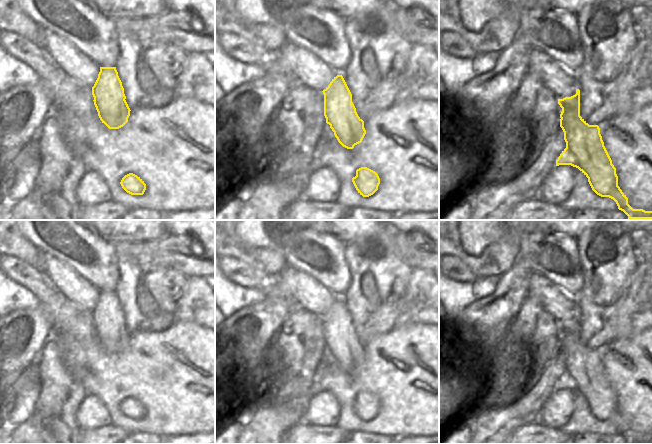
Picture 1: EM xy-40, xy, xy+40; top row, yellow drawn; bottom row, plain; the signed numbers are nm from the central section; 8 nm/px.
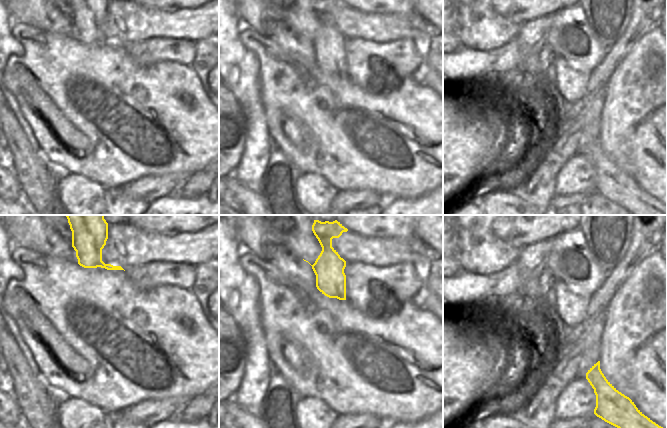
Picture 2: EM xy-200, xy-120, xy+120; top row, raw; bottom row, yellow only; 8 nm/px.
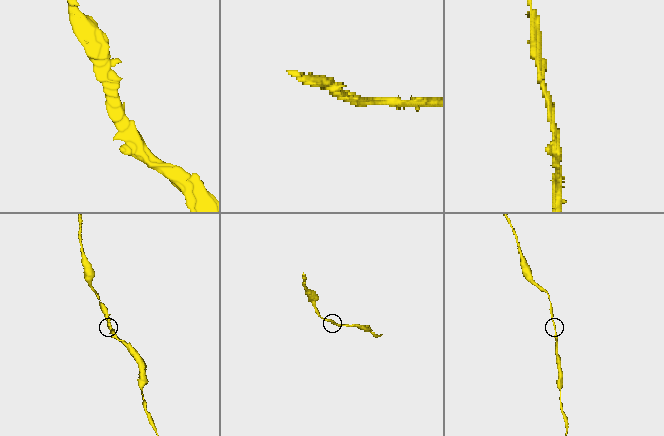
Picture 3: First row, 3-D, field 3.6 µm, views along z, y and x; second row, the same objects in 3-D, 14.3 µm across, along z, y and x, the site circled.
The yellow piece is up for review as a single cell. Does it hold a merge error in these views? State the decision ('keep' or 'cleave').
keep

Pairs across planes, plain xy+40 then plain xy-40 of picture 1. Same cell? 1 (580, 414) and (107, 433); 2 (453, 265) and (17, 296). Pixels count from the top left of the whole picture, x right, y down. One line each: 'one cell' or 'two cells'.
1: two cells
2: two cells

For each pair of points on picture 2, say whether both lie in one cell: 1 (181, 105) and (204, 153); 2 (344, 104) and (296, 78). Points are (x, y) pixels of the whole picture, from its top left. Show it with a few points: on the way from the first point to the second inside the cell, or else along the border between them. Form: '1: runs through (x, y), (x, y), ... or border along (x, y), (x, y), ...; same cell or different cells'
1: runs through (181, 117), (181, 129), (192, 141); same cell
2: runs through (332, 104), (323, 104), (308, 90); same cell

